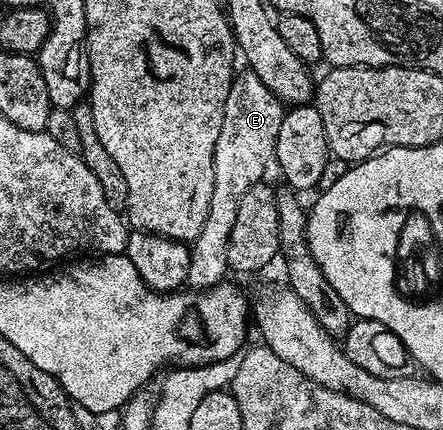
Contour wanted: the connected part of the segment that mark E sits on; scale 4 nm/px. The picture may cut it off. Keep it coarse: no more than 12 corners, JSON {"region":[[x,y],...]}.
{"region":[[245,69],[214,144],[187,285],[229,273],[238,204],[273,165],[285,103]]}

